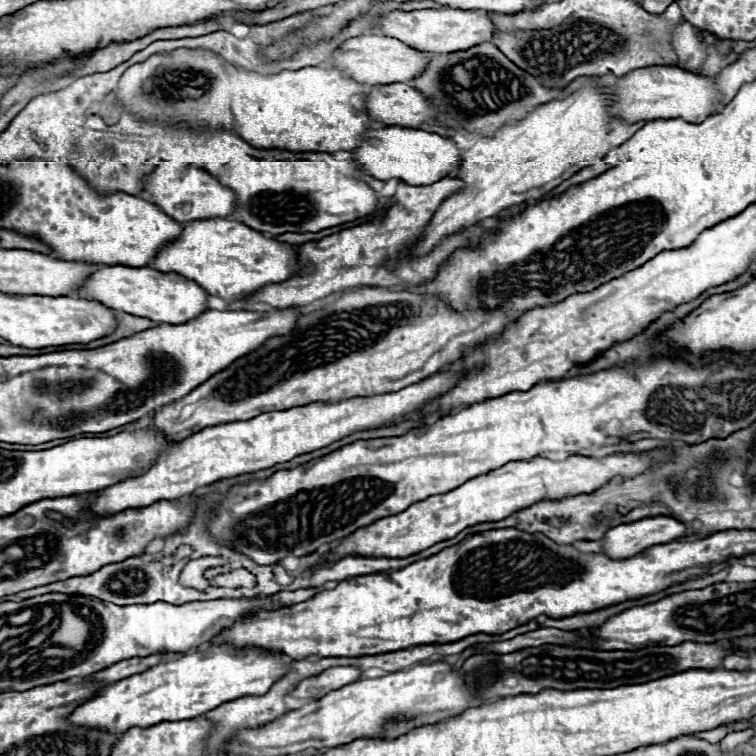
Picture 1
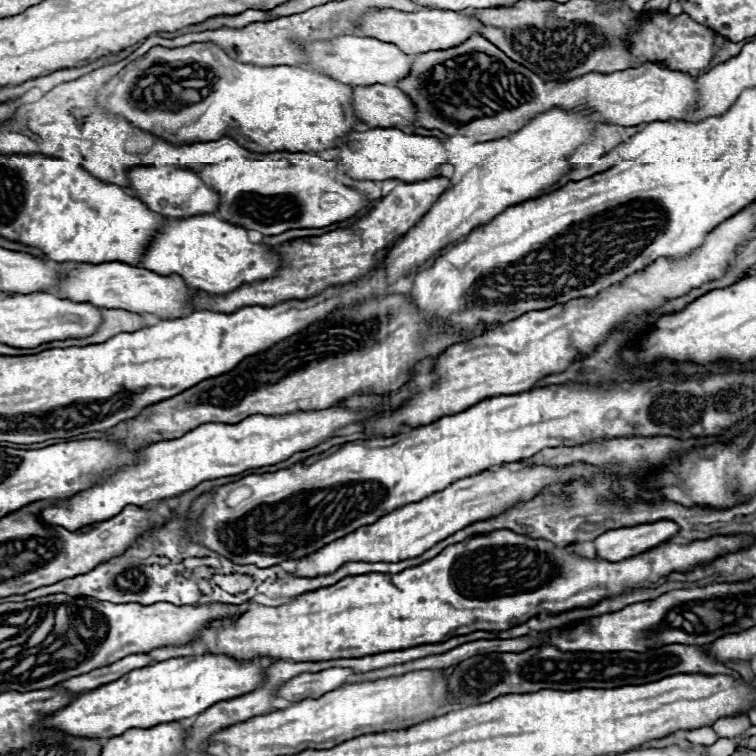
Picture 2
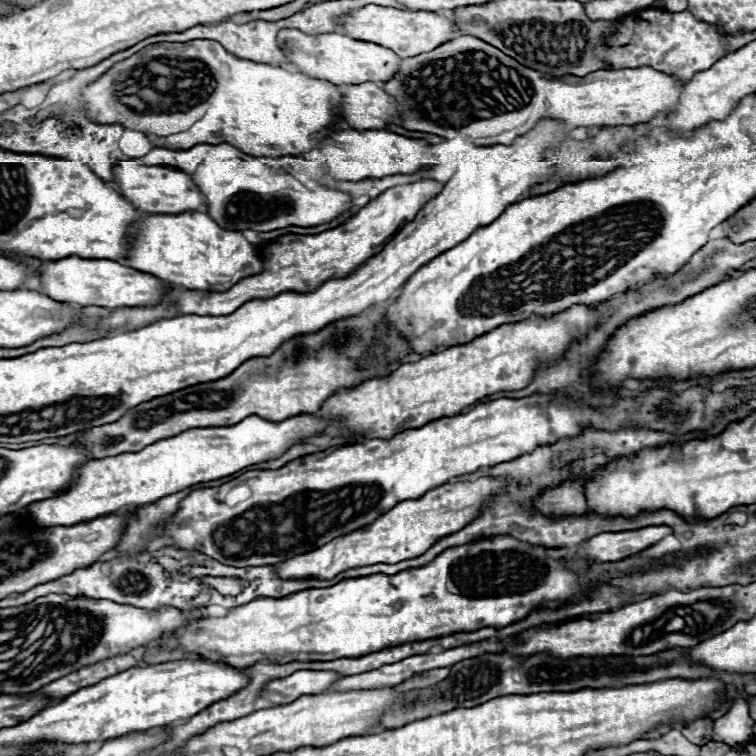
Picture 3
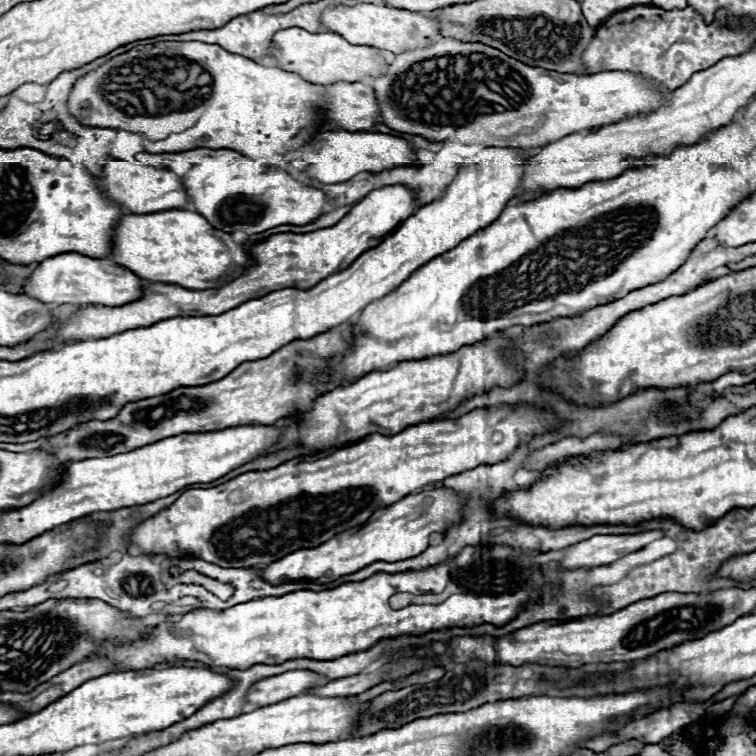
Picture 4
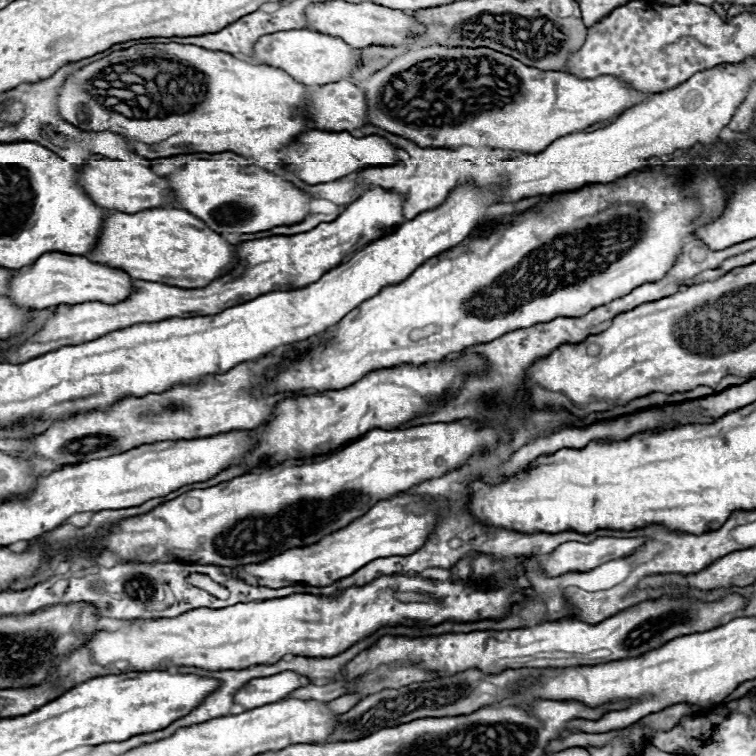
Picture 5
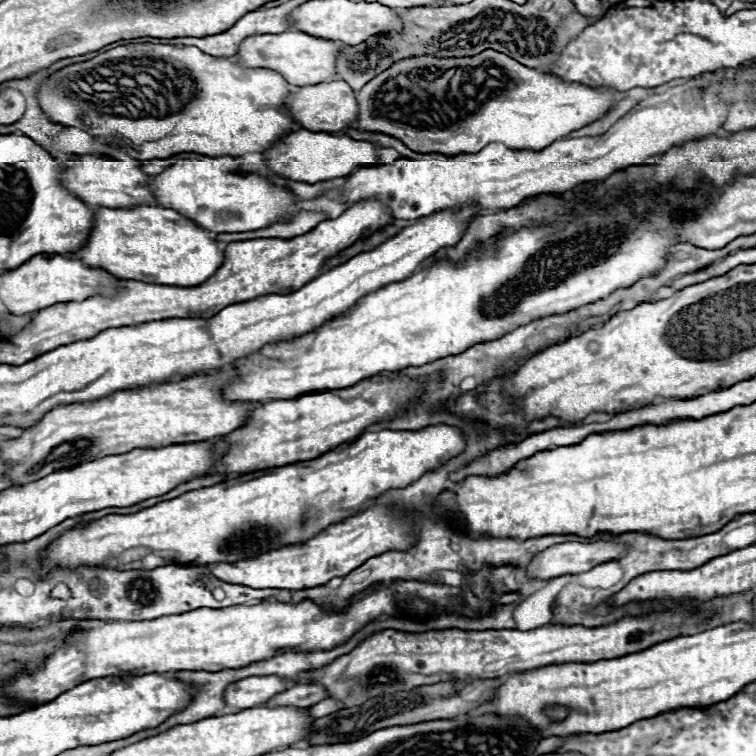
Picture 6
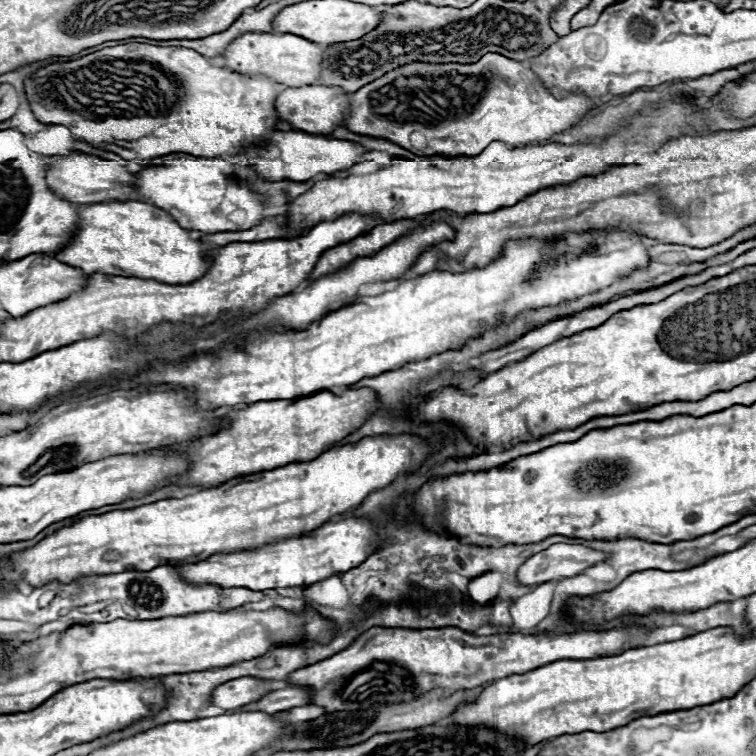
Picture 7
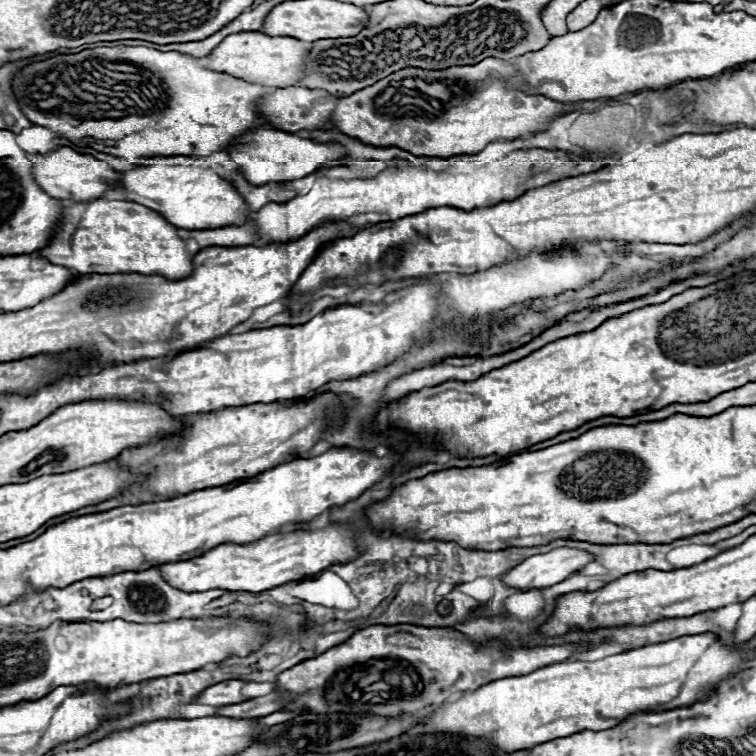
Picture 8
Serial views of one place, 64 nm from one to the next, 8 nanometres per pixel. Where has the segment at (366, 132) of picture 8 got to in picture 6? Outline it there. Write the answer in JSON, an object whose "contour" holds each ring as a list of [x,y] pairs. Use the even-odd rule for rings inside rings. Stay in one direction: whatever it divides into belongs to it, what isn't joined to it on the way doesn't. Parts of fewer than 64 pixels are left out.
{"contour":[[[484,50],[474,58],[418,56],[396,62],[358,92],[356,130],[390,134],[418,154],[476,154],[492,142],[506,144],[510,150],[542,150],[562,136],[586,126],[586,122],[602,118],[602,114],[618,102],[616,94],[614,90],[564,82],[558,76],[522,66],[494,50]]]}

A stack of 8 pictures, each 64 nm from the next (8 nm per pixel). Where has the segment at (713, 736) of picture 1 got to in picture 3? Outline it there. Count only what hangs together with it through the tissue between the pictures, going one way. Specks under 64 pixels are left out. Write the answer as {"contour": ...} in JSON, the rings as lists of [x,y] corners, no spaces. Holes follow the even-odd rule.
{"contour":[[[702,718],[702,720],[696,720],[696,722],[690,722],[688,726],[682,728],[682,734],[698,744],[698,746],[704,746],[706,742],[712,740],[712,720],[710,718]]]}

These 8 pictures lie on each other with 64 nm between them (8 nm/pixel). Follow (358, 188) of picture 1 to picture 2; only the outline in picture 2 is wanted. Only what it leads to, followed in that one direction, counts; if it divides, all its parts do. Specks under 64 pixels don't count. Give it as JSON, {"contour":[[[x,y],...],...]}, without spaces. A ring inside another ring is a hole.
{"contour":[[[230,158],[218,164],[200,166],[198,176],[218,194],[220,206],[216,214],[224,222],[246,230],[258,230],[266,236],[280,234],[290,228],[324,228],[366,208],[364,194],[336,182],[330,172],[312,170],[308,166],[290,164],[282,168],[278,164]]]}

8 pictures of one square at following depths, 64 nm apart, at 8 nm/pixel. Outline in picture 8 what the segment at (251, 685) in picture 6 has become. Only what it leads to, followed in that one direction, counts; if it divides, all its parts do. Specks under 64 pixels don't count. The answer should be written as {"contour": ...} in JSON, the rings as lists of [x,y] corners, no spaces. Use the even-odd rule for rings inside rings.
{"contour":[[[226,680],[226,682],[218,682],[214,686],[208,686],[206,690],[202,690],[202,694],[198,694],[198,698],[194,698],[194,702],[198,704],[208,704],[208,706],[228,706],[228,704],[238,704],[244,702],[246,698],[242,696],[242,686],[246,682],[242,680]]]}

